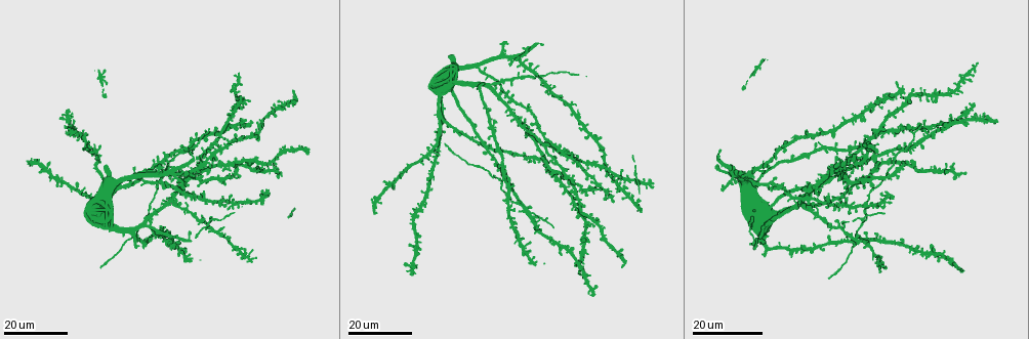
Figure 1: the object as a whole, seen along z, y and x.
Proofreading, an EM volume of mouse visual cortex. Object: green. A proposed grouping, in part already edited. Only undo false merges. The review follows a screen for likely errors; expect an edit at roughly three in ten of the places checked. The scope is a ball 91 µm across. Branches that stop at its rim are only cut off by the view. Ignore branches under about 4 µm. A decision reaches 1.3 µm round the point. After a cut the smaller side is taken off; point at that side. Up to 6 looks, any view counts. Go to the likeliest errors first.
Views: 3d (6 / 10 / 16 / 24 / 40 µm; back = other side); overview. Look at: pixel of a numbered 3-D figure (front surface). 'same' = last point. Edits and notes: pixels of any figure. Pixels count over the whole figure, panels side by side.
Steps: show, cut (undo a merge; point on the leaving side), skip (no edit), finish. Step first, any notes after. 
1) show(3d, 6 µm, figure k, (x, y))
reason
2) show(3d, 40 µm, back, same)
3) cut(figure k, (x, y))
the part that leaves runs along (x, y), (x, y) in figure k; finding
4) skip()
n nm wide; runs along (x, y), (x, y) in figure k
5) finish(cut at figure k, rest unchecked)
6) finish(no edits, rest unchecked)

show(3d, 16 µm, figure 1, (531, 214))

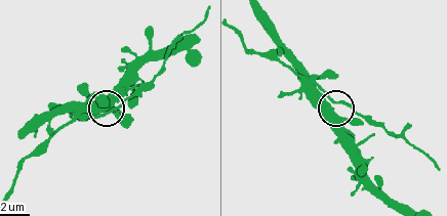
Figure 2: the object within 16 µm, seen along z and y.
show(3d, 10 µm, figure 2, (108, 111))

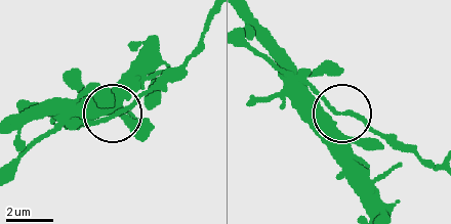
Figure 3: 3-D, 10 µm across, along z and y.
skip()
side arm 13 µm; continuous, no second cell

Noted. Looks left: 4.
show(3d, 16 µm, figure 1, (519, 205))
three-way junction

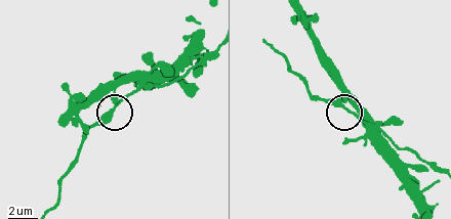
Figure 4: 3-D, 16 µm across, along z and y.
show(3d, 6 µm, figure 4, (111, 112))
zoom in

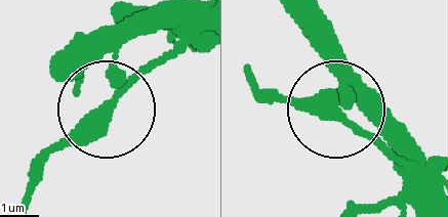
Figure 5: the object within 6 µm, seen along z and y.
skip()
240 nm wide; one cell here

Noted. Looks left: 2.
show(3d, 16 µm, figure 1, (886, 194))
thick turns thin

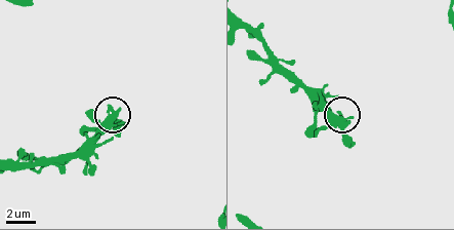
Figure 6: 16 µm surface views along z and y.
show(3d, 6 µm, figure 6, (339, 117))

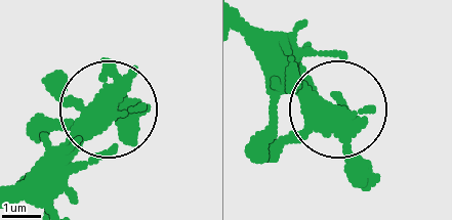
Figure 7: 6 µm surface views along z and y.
skip()
continuous, no second cell

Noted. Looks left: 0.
finish(no edits, rest unchecked)

